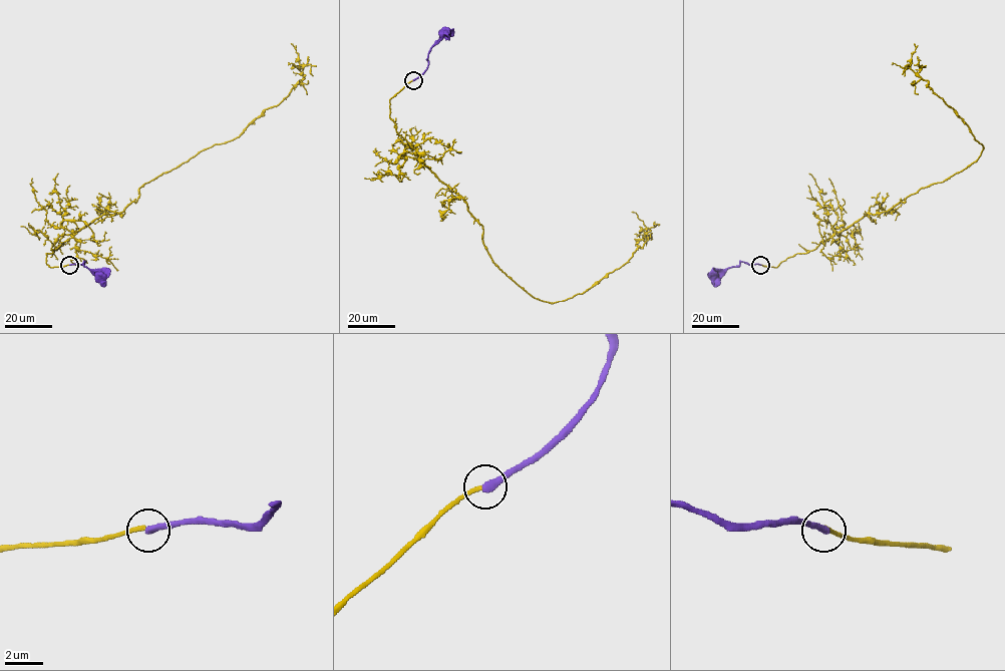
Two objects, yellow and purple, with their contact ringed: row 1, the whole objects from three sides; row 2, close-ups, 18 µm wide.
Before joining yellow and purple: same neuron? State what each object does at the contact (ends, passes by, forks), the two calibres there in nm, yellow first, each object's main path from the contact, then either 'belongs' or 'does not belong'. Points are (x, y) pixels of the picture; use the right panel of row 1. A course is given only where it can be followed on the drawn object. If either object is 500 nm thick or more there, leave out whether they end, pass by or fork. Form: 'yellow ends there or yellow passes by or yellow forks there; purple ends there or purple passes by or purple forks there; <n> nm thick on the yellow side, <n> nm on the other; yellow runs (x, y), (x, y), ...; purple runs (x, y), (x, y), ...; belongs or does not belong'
yellow ends there; purple ends there; 220 nm thick on the yellow side, 400 nm on the other; yellow runs (761, 265), (811, 251), (979, 156), (983, 146), (968, 125), (910, 68), (914, 43); purple runs (760, 265), (742, 262), (729, 267), (719, 277), (714, 277); does not belong

